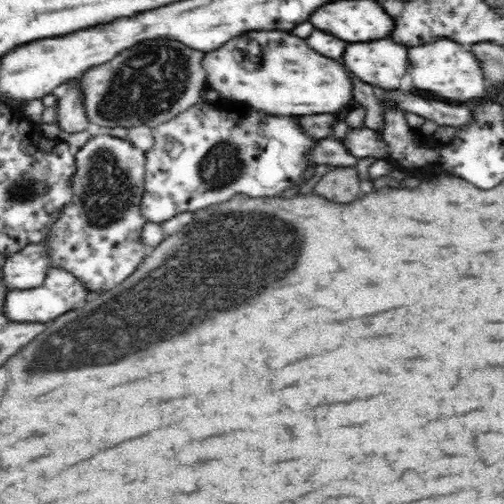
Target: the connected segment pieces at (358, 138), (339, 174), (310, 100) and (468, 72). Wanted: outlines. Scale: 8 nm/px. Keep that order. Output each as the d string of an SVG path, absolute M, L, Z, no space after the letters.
M366 127L350 129L344 143L354 155L374 160L390 160L390 143L380 133Z
M330 167L314 184L311 194L338 204L350 202L361 195L360 181L355 167Z
M286 30L244 32L214 52L208 52L205 58L203 64L207 76L210 76L210 85L229 99L238 99L268 113L300 116L336 114L354 102L356 78L346 64L342 60L322 56L312 50L306 40Z
M450 40L410 48L410 66L407 72L412 78L413 86L434 94L438 100L452 104L464 105L465 102L486 96L488 87L484 82L483 70L470 50L469 47Z

